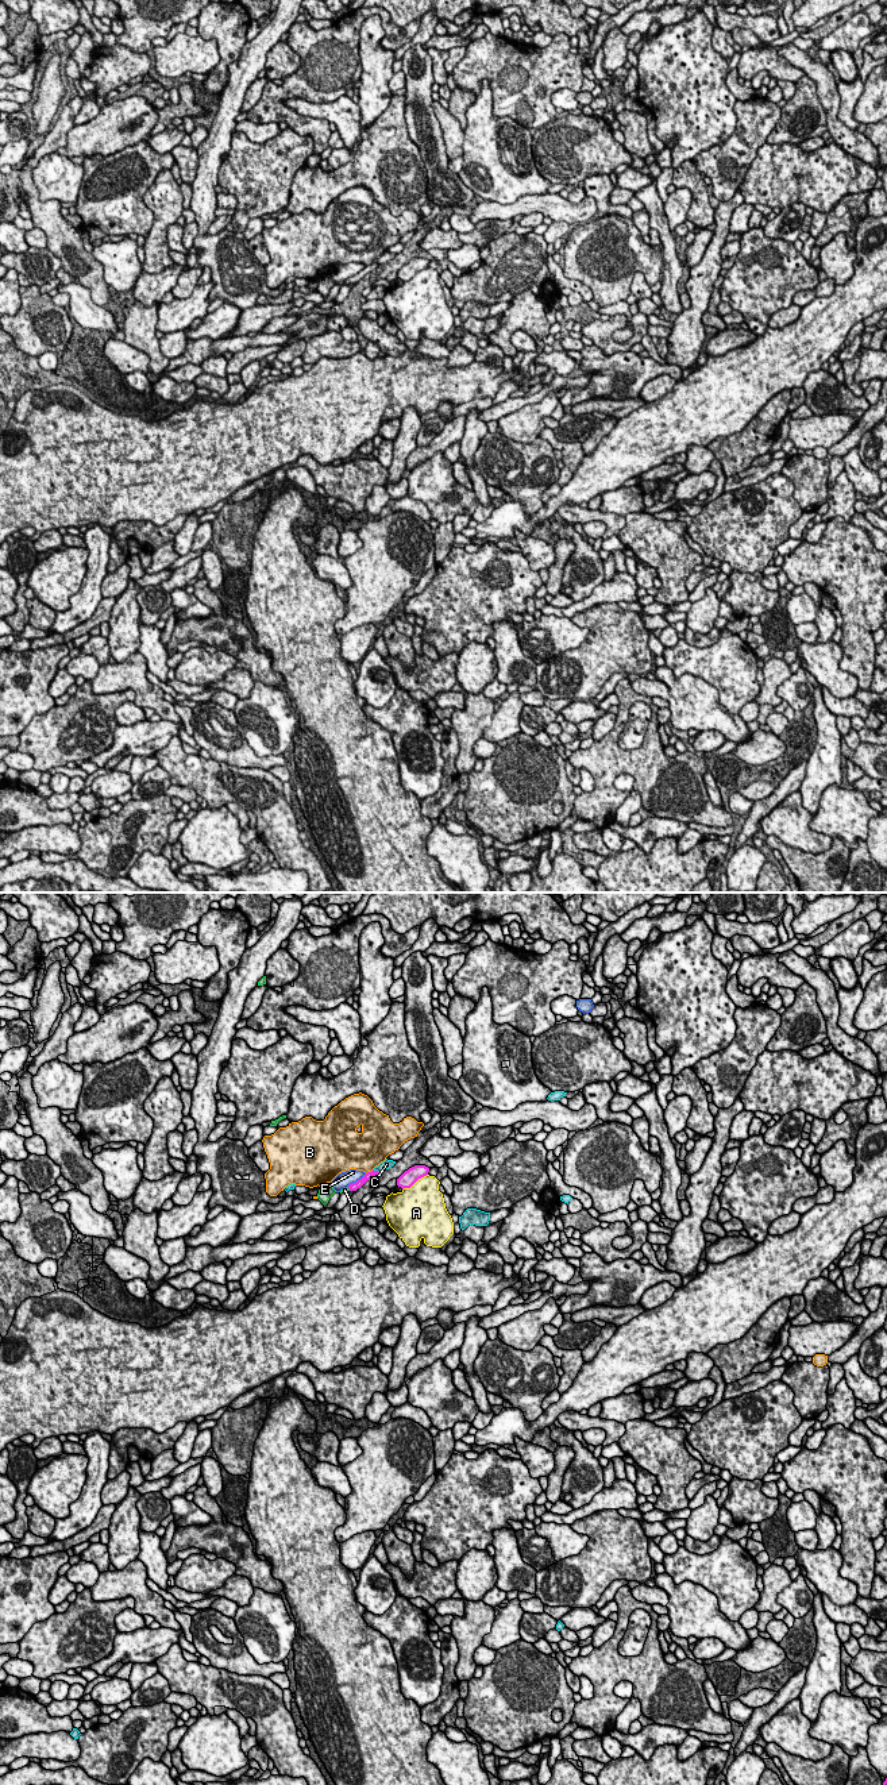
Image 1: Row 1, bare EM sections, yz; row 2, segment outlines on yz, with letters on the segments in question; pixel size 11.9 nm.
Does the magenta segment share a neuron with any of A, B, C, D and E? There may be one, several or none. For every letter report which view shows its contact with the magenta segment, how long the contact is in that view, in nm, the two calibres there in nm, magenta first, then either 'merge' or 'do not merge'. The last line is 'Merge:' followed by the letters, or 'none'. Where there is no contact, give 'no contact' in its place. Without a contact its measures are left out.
A: yz | 360 nm | 180/460 nm | do not merge
B: yz | 120 nm | 90/440 nm | do not merge
C: yz | 90 nm | 90/120 nm | do not merge
D: yz | 60 nm | 100/60 nm | merge
E: yz | 280 nm | 100/180 nm | do not merge
Merge: D

